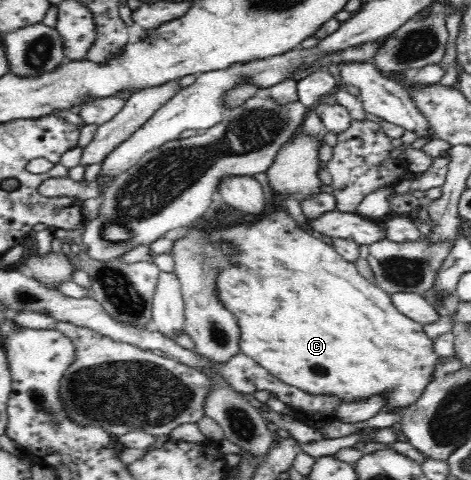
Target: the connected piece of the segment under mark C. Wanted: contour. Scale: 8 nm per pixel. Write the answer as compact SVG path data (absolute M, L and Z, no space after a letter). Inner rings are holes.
M280 208L263 212L255 222L235 224L231 232L219 232L225 230L225 226L212 232L212 238L227 234L233 240L239 240L239 244L243 244L243 252L249 254L243 256L243 268L235 268L235 272L227 272L227 276L223 276L223 307L235 312L240 352L250 356L285 384L309 394L334 394L346 402L357 402L371 394L385 392L389 396L389 408L414 404L432 381L433 370L441 364L441 358L433 352L433 341L427 337L420 323L395 308L388 292L375 282L369 283L357 271L355 264L345 260L335 247L312 234L315 231L333 240L341 238L371 244L385 239L383 222L366 219L357 212L329 210L317 218L307 218L306 225L311 228L310 231L303 229L285 208Z

